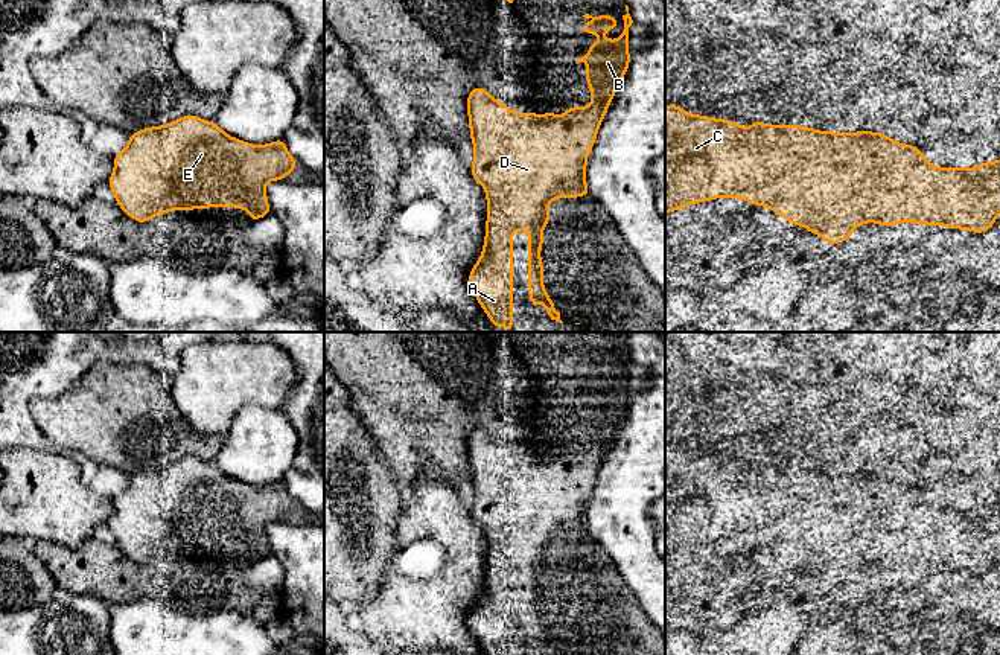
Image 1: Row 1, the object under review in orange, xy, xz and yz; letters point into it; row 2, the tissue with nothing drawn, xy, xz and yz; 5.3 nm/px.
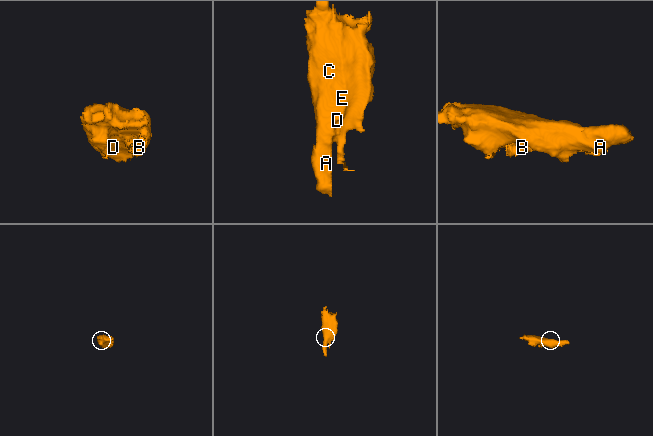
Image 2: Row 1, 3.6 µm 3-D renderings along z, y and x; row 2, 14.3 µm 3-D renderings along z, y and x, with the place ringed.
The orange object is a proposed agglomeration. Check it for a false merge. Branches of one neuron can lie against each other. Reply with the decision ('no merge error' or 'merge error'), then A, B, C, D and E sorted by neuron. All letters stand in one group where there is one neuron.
no merge error; A B C D E

